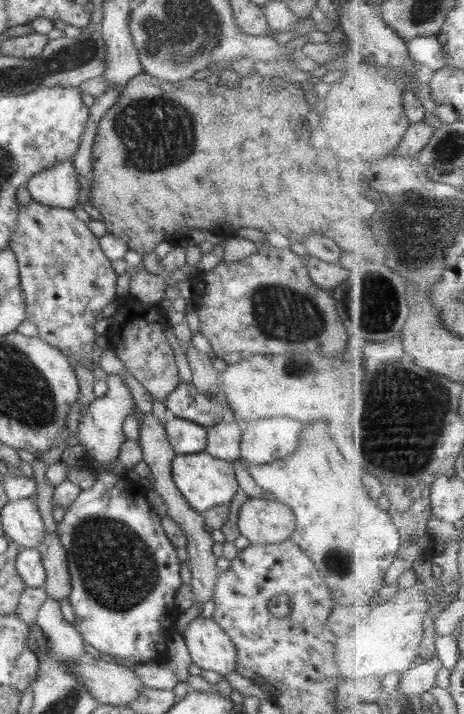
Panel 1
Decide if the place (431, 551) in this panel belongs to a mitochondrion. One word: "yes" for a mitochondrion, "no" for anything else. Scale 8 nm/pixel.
no

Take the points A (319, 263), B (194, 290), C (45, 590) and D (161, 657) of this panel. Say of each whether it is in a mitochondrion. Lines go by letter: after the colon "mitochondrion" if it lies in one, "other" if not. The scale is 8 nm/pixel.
A: other
B: other
C: other
D: other

